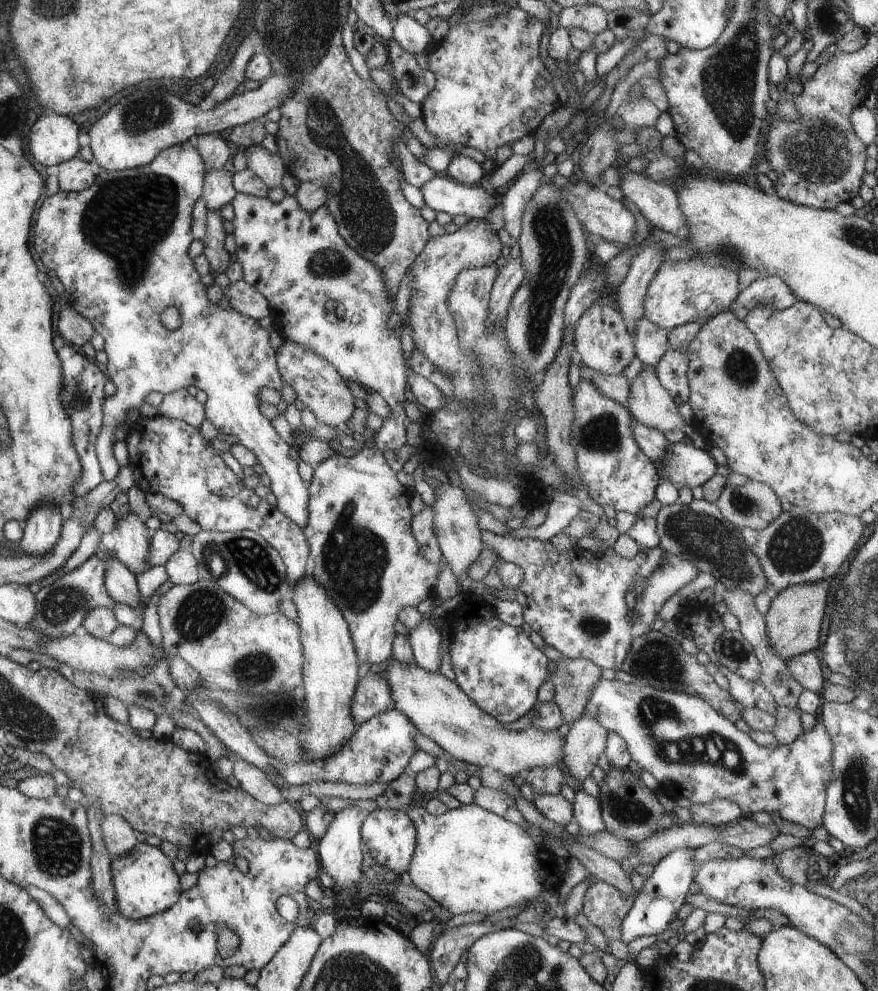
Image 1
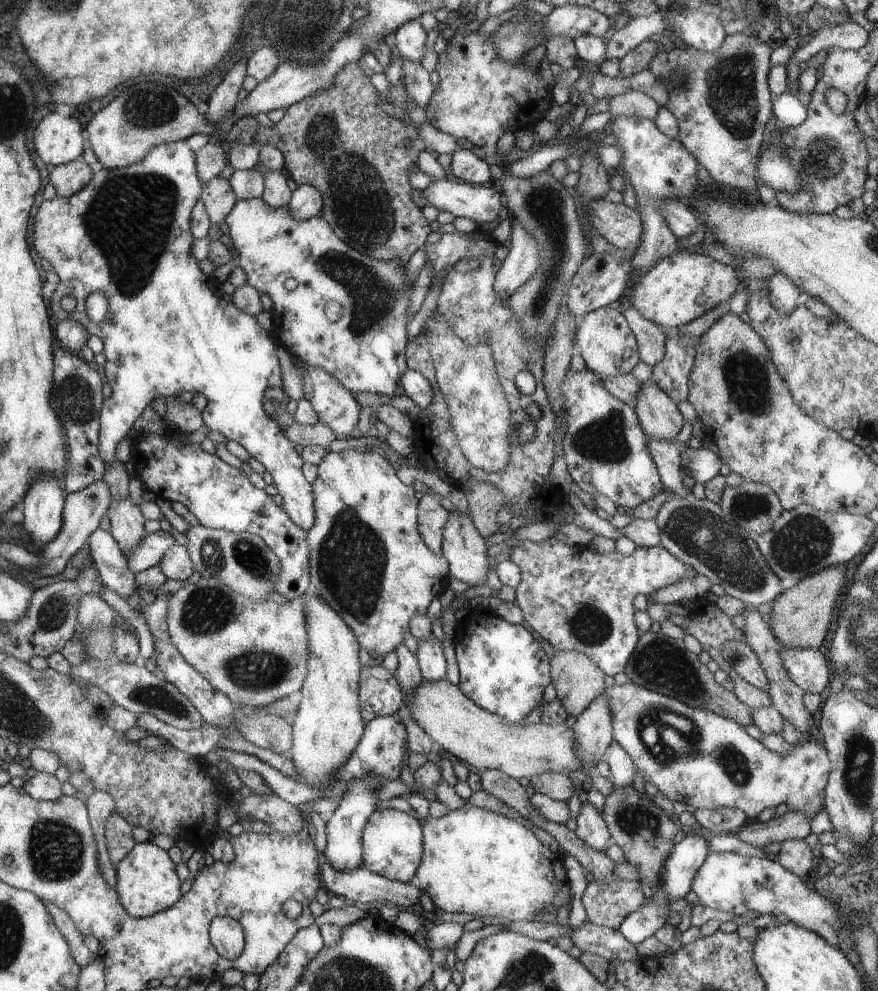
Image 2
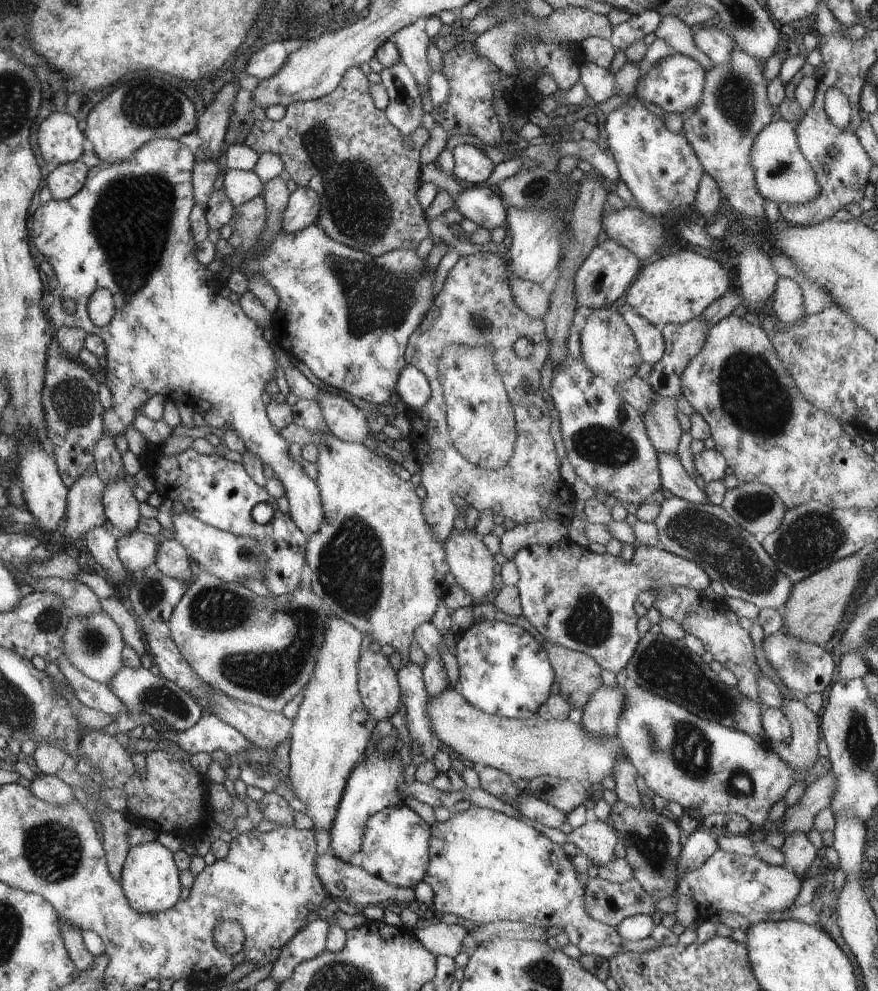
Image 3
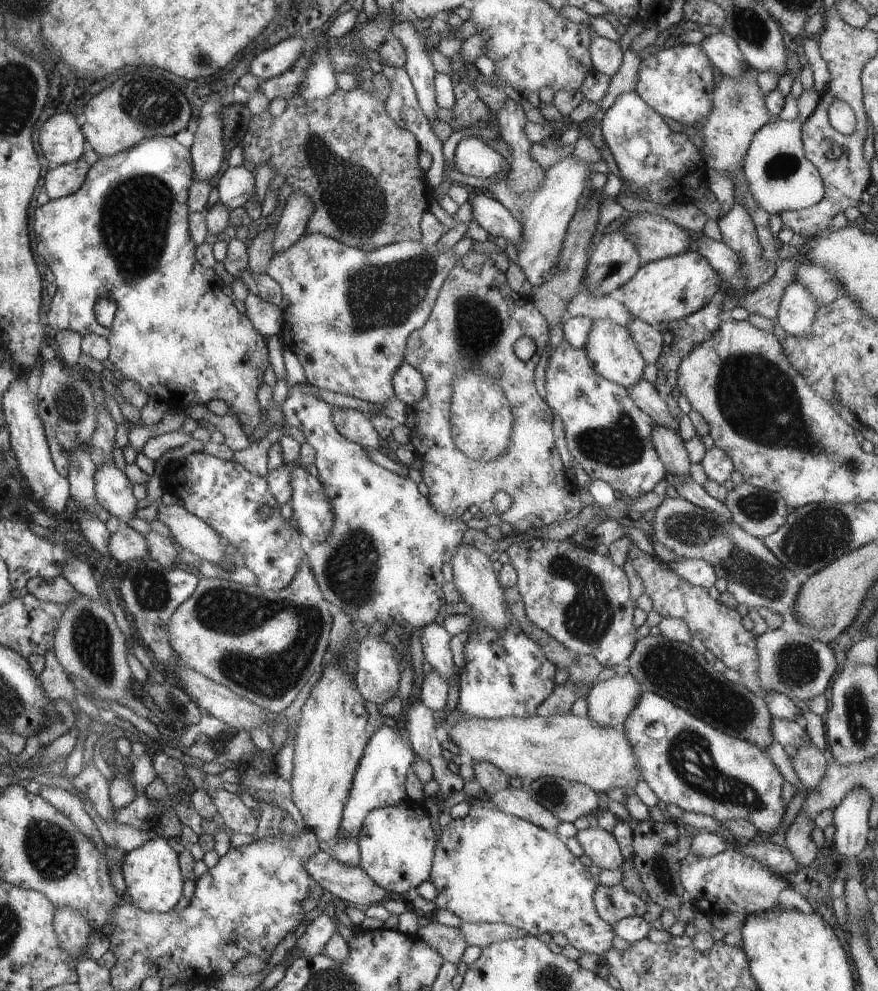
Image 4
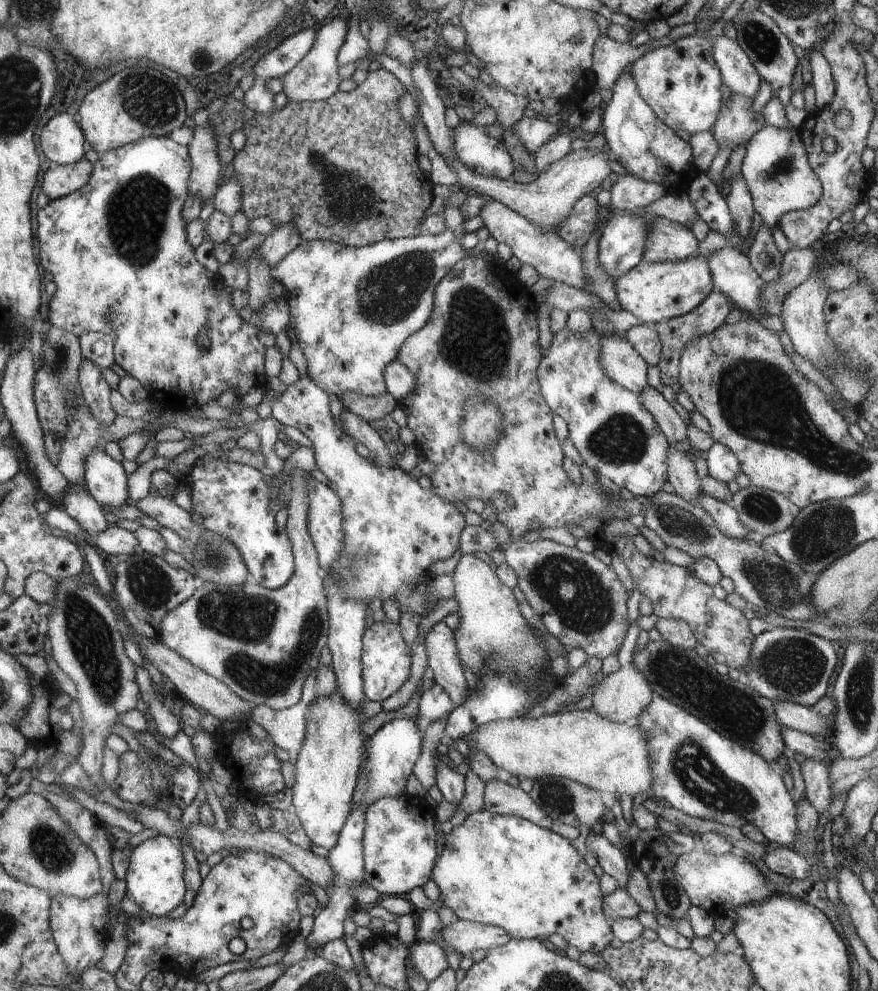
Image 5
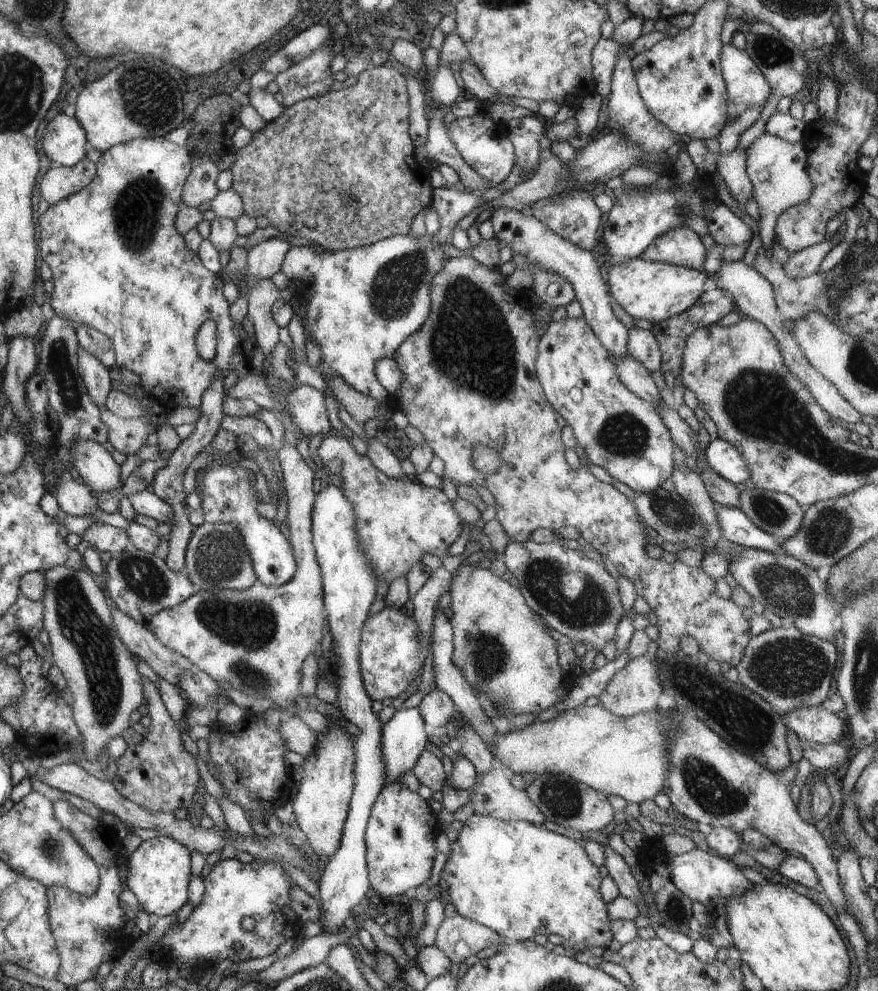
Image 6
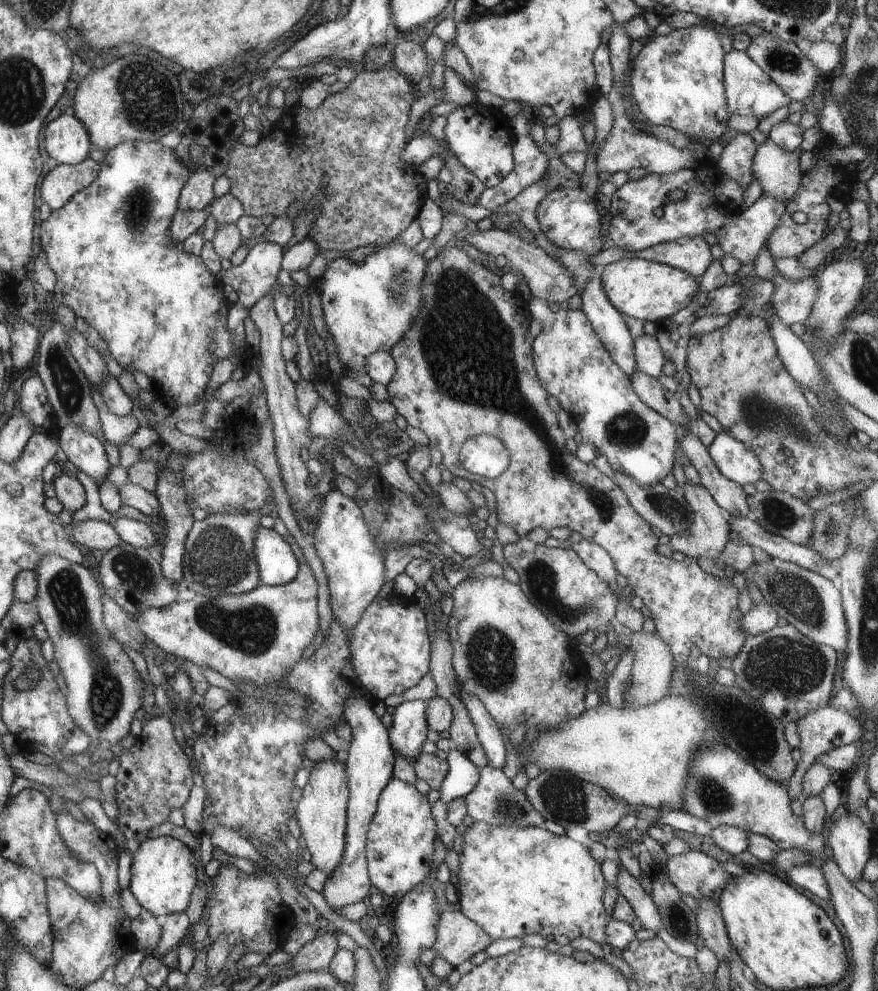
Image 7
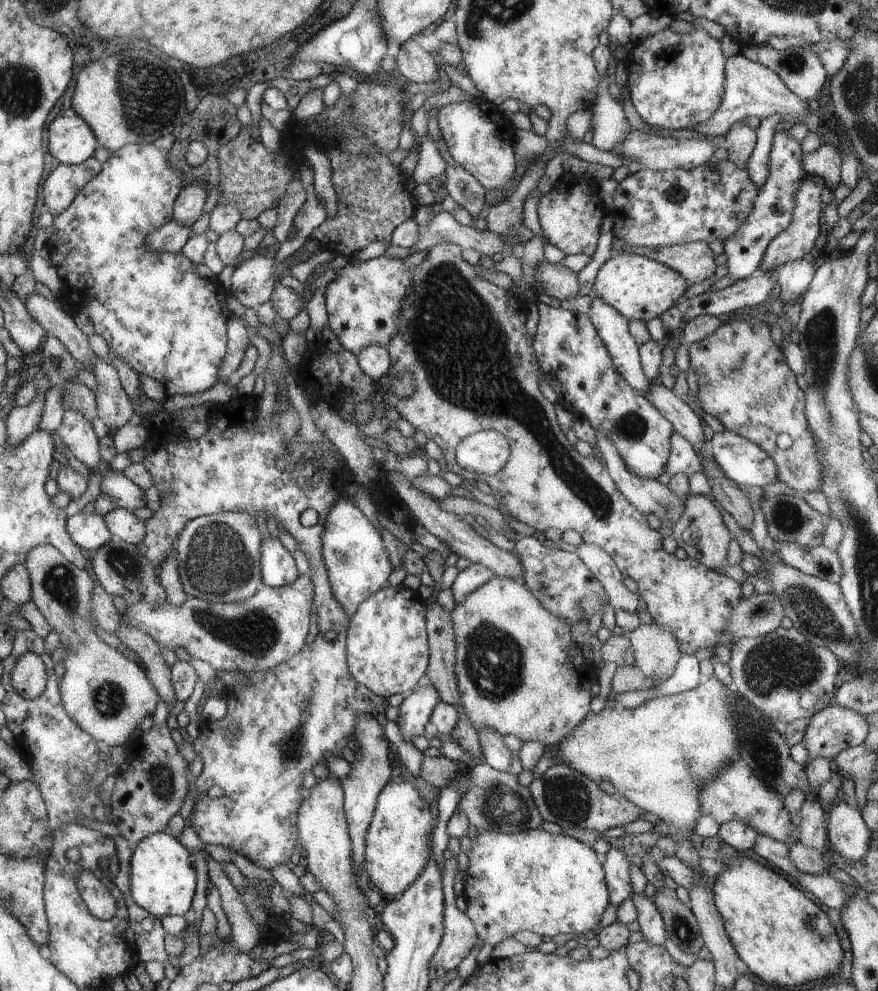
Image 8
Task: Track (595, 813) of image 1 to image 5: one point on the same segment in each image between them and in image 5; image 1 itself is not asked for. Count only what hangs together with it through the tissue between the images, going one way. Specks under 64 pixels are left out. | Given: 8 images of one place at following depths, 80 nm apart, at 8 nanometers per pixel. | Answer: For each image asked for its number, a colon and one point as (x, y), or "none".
2: (592, 829)
3: (597, 840)
4: (599, 845)
5: (610, 858)

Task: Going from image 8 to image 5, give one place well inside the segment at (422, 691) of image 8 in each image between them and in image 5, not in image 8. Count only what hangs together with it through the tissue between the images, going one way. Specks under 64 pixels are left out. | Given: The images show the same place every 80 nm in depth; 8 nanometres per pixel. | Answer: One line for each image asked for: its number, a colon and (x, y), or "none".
5: (393, 750)
6: (404, 737)
7: (408, 733)

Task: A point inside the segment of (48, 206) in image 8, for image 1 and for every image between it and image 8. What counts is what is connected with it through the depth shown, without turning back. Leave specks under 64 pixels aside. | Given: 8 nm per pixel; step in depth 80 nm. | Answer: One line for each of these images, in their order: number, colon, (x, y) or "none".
1: (75, 175)
2: (68, 179)
3: (64, 181)
4: (62, 181)
5: (60, 181)
6: (60, 182)
7: (59, 185)

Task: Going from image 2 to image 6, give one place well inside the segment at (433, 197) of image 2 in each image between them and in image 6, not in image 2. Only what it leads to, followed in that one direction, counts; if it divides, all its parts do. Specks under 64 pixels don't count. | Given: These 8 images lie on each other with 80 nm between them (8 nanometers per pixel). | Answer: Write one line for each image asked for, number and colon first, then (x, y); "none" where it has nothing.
3: (482, 205)
4: (489, 213)
5: (555, 259)
6: (526, 235)

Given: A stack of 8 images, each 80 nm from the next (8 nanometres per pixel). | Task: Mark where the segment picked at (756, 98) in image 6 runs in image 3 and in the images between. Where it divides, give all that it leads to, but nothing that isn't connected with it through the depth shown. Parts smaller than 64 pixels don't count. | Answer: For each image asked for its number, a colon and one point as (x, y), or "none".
3: (717, 45)
4: (723, 52)
5: (738, 73)

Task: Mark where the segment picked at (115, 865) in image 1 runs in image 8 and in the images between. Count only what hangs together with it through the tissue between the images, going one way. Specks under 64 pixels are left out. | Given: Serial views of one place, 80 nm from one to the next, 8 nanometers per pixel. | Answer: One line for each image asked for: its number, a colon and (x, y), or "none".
2: (146, 879)
3: (149, 878)
4: (153, 880)
5: (155, 879)
6: (159, 870)
7: (163, 876)
8: (162, 876)

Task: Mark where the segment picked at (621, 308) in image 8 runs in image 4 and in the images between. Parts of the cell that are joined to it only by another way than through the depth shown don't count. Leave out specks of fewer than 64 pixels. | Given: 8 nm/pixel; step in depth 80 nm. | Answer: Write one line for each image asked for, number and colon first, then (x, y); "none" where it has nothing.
4: (670, 289)
5: (653, 292)
6: (655, 292)
7: (644, 290)

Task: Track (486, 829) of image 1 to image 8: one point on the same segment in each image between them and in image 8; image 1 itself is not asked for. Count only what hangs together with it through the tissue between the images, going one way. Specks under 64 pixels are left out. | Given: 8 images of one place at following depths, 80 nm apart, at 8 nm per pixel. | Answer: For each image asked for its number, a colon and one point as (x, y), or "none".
2: (475, 861)
3: (485, 866)
4: (490, 867)
5: (505, 871)
6: (520, 880)
7: (513, 881)
8: (549, 884)

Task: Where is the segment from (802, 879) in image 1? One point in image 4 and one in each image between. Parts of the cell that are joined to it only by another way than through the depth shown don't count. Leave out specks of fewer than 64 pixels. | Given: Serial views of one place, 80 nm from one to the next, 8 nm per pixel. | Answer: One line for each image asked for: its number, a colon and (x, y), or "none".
2: (796, 856)
3: (799, 853)
4: (798, 839)

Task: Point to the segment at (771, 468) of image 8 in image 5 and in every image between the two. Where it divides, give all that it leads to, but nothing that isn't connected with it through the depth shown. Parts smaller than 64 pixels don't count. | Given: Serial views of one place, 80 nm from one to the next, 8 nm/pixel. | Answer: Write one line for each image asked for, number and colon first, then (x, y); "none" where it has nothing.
5: (723, 465)
6: (725, 459)
7: (738, 463)

